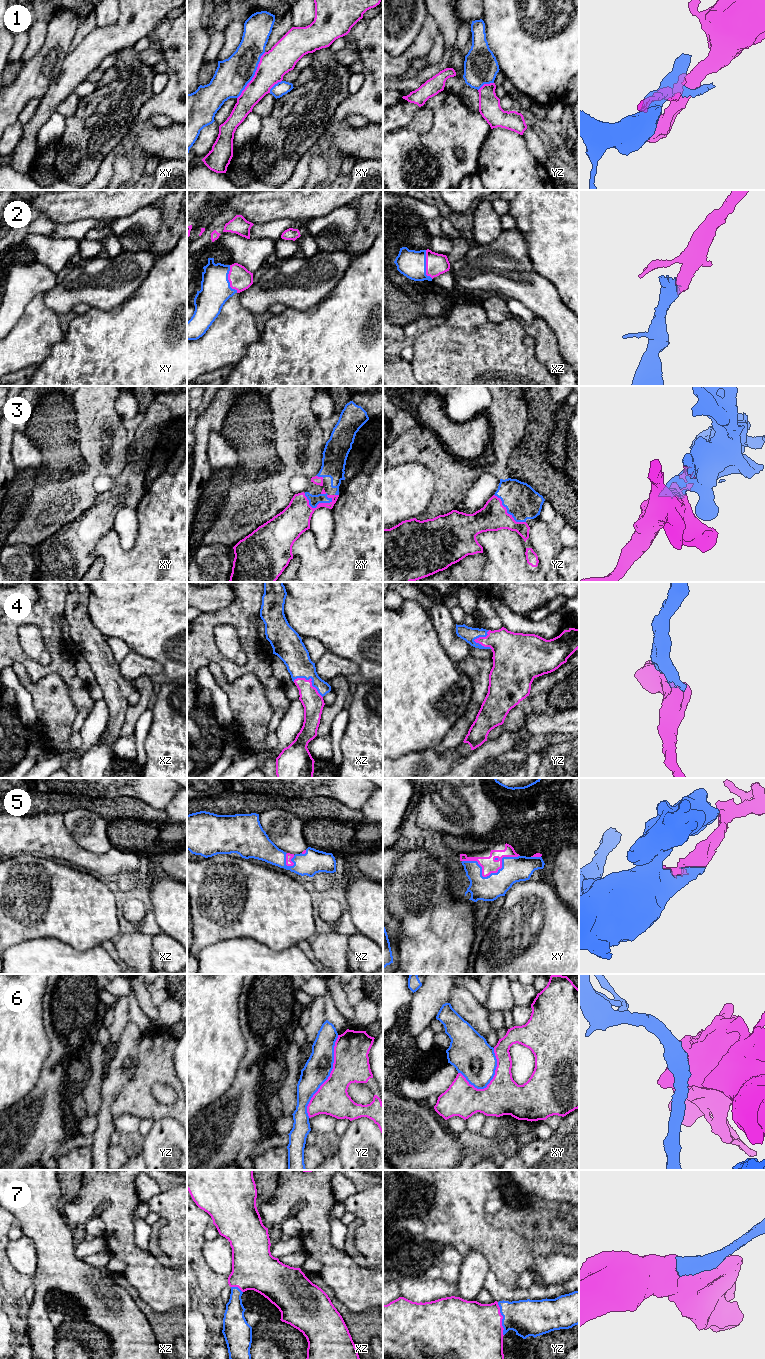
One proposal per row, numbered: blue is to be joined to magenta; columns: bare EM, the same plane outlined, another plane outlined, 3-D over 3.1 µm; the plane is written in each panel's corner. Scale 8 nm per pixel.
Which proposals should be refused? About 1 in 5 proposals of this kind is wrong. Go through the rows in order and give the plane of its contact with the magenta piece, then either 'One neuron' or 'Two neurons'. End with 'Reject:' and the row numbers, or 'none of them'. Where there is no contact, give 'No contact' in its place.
1: Touches magenta in xy. Two neurons
2: Touches magenta in xy. One neuron
3: Touches magenta in xy. One neuron
4: Touches magenta in xz. One neuron
5: Touches magenta in xy. One neuron
6: Touches magenta in yz. Two neurons
7: Touches magenta in yz. One neuron
Reject: 1, 6

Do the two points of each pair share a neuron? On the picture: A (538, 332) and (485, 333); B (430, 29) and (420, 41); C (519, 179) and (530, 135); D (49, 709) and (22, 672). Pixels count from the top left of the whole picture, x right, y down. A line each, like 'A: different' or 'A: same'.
A: different
B: same
C: different
D: same

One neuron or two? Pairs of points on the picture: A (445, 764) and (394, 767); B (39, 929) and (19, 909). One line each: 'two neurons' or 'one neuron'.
A: one neuron
B: one neuron

